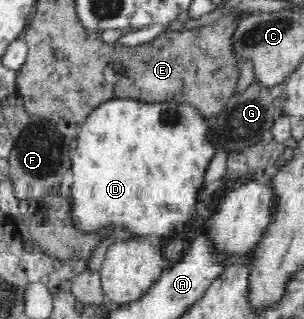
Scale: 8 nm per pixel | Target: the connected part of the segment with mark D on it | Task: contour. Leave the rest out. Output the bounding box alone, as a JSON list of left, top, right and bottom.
[70,96,217,235]

